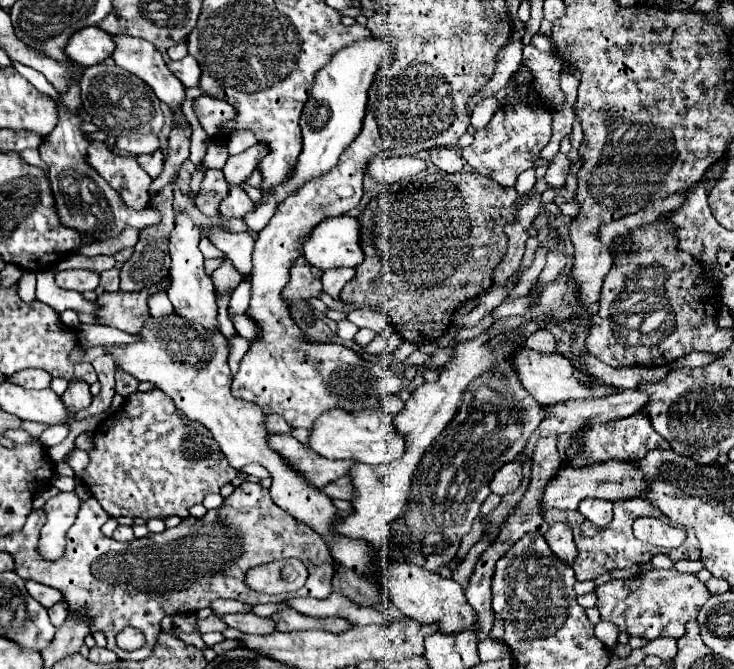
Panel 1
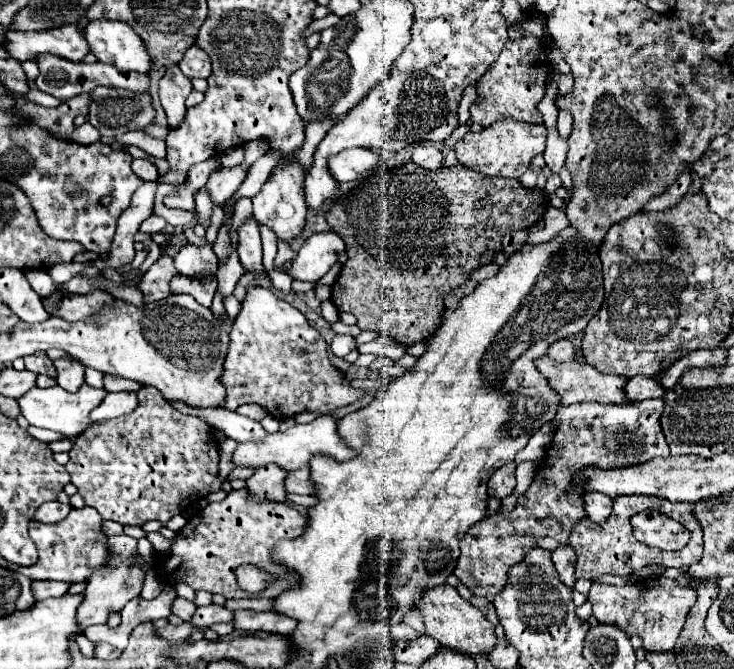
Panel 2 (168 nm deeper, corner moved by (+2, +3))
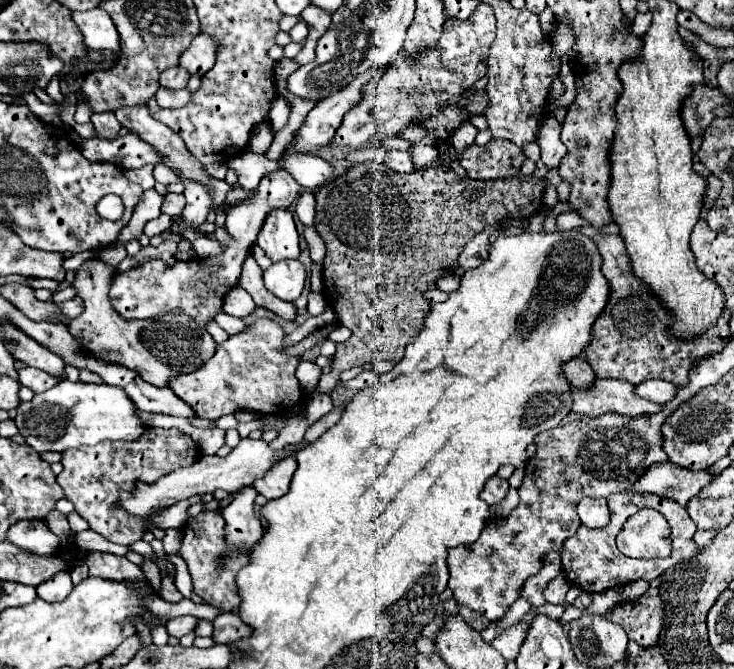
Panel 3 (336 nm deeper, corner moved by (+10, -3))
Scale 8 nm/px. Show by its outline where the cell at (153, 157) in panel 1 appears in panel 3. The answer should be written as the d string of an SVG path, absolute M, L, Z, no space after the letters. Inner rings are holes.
M145 165L139 169L125 169L125 177L133 183L139 183L143 189L153 189L155 179L153 179L153 165Z

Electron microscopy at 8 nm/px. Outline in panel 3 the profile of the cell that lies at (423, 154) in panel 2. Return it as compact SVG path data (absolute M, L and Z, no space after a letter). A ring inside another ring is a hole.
M389 151L383 163L387 167L399 171L399 173L413 173L415 171L413 161L411 161L411 155L409 153L403 153L403 151Z

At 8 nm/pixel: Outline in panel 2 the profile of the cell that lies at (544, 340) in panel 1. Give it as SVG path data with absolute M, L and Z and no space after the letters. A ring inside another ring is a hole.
M565 339L565 341L557 341L557 343L553 343L551 345L551 349L549 349L549 357L553 359L553 361L557 361L557 363L565 363L565 361L575 361L577 357L577 347L569 341L569 339Z

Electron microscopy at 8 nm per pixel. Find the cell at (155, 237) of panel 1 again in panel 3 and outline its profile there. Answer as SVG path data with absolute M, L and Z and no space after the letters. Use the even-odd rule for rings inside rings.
M167 193L161 211L167 213L167 215L181 215L181 211L183 211L183 207L181 207L181 199L185 199L185 197L181 197L179 193Z

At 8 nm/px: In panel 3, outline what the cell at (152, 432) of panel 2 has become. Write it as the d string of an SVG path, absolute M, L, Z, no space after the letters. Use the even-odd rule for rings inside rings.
M147 429L137 441L129 443L97 443L93 447L77 447L63 451L63 471L57 483L63 487L65 497L75 505L75 511L89 523L89 527L105 539L119 545L133 545L143 537L149 517L129 515L117 507L121 491L135 491L137 483L155 483L175 469L189 467L199 459L197 443L179 429Z

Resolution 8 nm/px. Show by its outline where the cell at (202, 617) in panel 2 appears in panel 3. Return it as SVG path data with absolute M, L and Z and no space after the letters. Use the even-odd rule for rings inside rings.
M177 617L177 619L171 619L165 623L169 635L173 637L183 637L187 633L191 633L195 627L197 627L199 619L193 619L193 617Z

